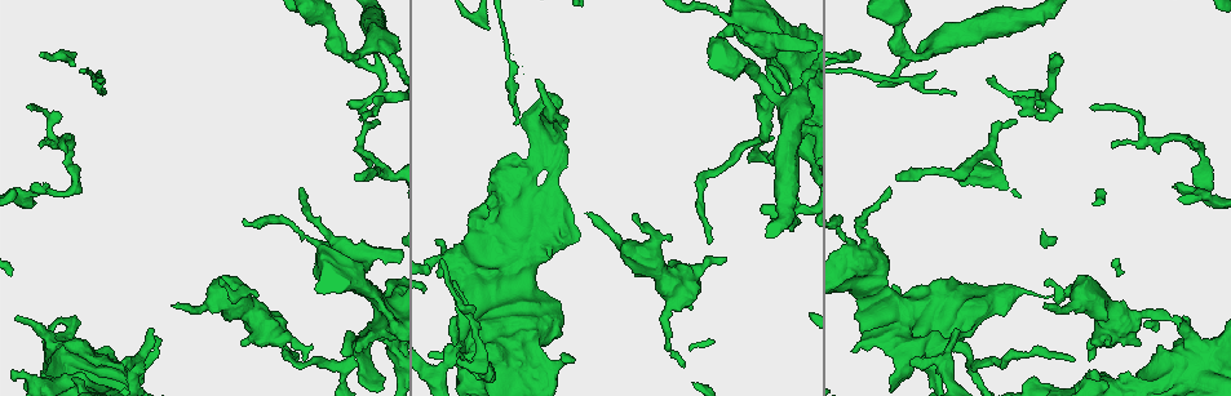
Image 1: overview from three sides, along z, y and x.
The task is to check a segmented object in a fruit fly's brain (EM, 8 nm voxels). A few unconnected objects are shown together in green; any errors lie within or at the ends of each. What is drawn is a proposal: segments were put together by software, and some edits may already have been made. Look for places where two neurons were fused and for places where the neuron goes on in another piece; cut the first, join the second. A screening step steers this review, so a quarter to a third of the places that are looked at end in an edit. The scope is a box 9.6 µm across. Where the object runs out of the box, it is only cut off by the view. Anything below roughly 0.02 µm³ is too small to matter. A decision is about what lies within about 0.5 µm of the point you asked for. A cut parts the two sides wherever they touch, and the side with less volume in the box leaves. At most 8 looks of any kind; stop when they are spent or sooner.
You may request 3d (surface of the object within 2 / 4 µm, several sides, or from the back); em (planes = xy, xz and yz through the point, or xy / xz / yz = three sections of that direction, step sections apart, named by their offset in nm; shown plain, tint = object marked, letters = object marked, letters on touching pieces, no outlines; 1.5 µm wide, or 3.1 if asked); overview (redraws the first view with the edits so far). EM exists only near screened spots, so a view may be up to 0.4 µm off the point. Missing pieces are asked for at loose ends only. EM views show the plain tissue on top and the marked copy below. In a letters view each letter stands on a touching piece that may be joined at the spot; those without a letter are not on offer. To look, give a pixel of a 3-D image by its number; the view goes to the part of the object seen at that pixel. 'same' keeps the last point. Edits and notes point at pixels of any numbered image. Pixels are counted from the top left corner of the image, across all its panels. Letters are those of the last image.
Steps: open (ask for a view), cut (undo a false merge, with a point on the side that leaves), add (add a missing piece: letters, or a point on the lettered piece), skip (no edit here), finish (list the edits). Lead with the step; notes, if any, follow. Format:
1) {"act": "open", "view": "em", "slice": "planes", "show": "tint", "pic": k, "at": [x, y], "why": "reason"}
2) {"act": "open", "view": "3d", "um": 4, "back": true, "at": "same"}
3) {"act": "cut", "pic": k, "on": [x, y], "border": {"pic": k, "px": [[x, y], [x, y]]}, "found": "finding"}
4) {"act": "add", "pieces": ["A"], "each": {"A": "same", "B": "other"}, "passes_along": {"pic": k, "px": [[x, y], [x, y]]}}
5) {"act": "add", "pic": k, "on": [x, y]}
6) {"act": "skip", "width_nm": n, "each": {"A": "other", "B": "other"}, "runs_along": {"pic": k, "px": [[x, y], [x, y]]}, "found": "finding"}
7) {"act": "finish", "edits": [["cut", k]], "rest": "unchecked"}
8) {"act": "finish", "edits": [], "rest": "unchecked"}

{"act": "open", "view": "3d", "um": 4, "pic": 1, "at": [665, 347]}

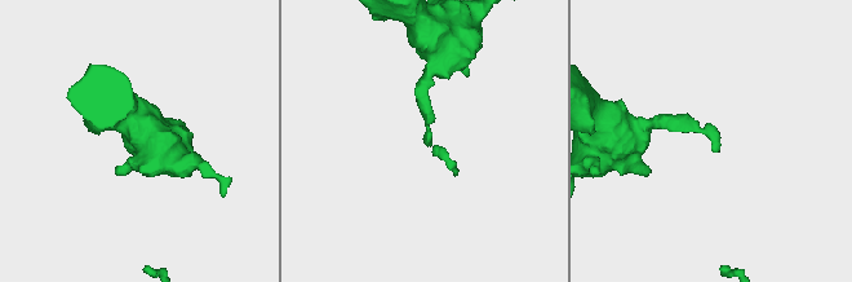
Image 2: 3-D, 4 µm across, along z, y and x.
{"act": "open", "view": "em", "slice": "planes", "show": "letters", "pic": 2, "at": [427, 140]}

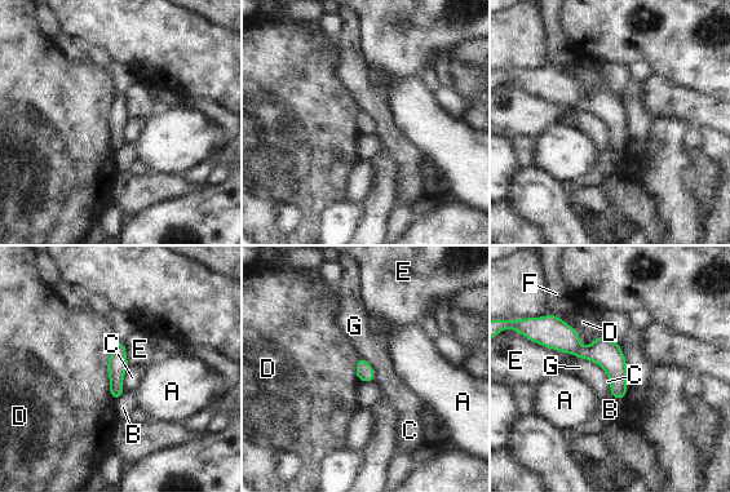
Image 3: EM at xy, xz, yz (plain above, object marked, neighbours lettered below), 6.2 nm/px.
{"act": "skip", "each": {"A": "other", "B": "other", "C": "other", "D": "other", "E": "other", "F": "other", "G": "other"}, "runs_along": {"pic": 3, "px": [[548, 329], [597, 353], [622, 395]]}, "found": "no lettered piece goes on from it"}

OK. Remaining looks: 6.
{"act": "open", "view": "em", "slice": "yz", "step": 8, "show": "tint", "pic": 1, "at": [564, 124], "why": "free end"}

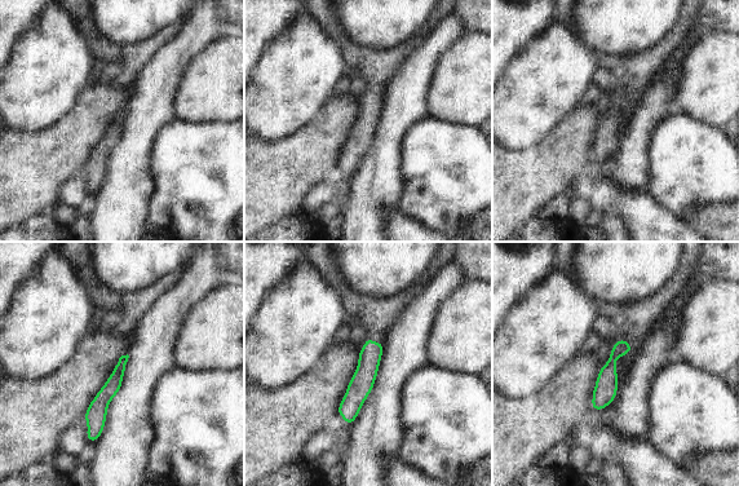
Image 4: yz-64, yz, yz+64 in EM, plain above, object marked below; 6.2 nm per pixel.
{"act": "open", "view": "em", "slice": "planes", "show": "letters", "at": "same"}

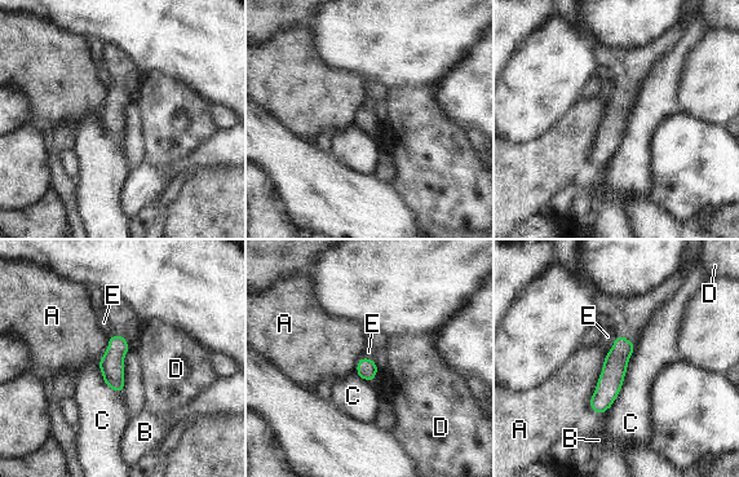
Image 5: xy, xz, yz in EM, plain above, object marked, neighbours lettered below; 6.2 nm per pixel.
{"act": "skip", "width_nm": 130, "longest_contact_nm": ["A", 340], "each": {"A": "other", "B": "other", "C": "other", "D": "other", "E": "other"}, "found": "none of them fits"}

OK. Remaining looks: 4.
{"act": "open", "view": "3d", "um": 2, "pic": 1, "at": [471, 316]}

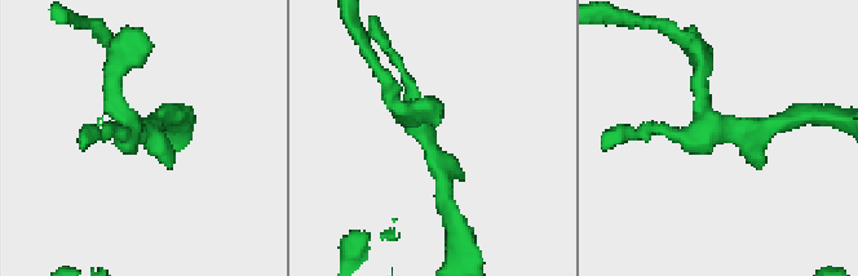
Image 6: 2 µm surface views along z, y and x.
{"act": "open", "view": "em", "slice": "xy", "step": 4, "show": "tint", "pic": 6, "at": [142, 124], "why": "shape alone is not enough"}

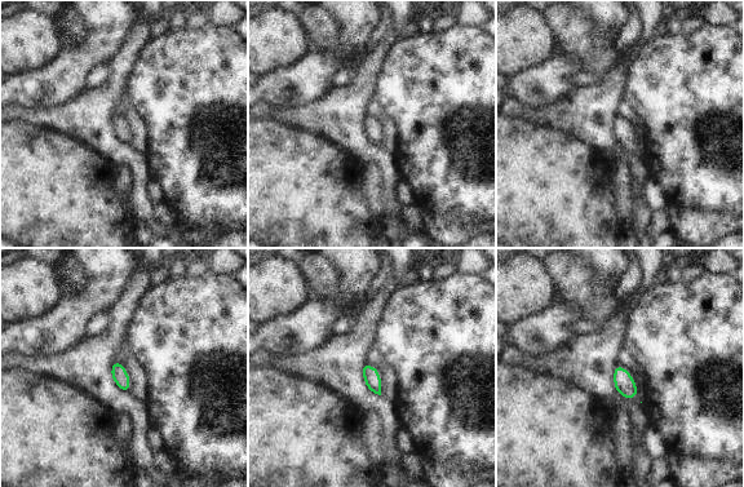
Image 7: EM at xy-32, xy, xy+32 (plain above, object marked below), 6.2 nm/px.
{"act": "open", "view": "em", "slice": "planes", "show": "letters", "at": "same"}

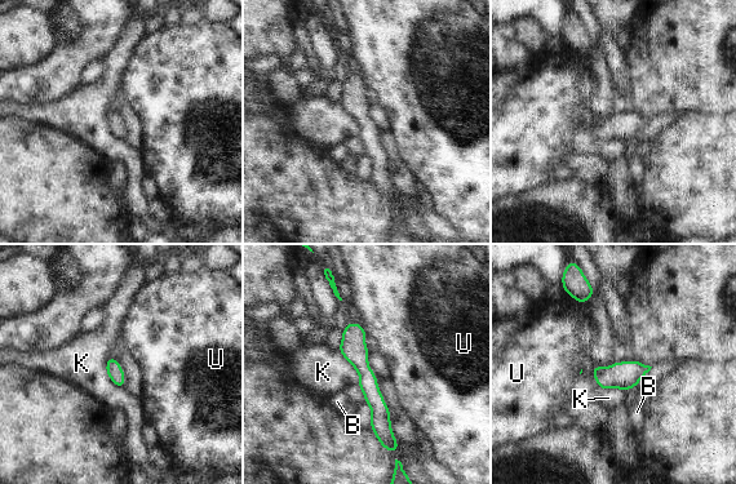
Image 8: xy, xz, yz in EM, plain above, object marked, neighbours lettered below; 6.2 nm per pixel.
{"act": "skip", "each": {"B": "other", "K": "other", "U": "other"}, "border": {"pic": 8, "px": [[109, 356], [106, 374], [123, 389]]}, "found": "all the same neuron"}

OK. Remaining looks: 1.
{"act": "finish", "edits": [], "rest": "unchecked"}

